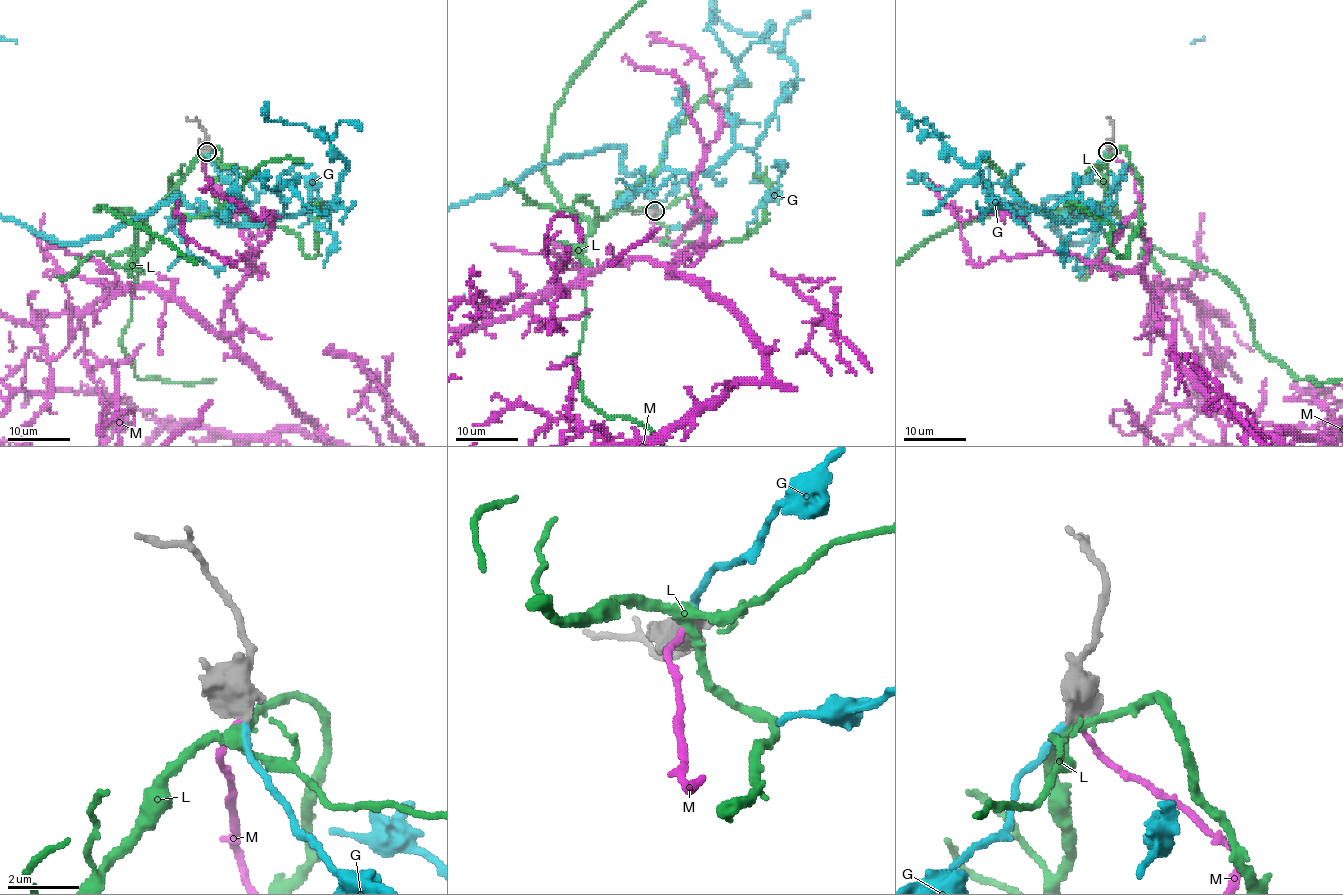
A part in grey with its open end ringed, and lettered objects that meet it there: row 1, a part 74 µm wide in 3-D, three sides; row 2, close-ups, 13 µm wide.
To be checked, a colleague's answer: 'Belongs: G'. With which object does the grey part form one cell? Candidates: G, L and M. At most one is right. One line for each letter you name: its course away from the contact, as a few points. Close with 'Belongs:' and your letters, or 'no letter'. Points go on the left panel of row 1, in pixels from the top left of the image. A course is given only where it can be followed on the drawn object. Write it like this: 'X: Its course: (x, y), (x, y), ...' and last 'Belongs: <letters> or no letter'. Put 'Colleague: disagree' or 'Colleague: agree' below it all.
Belongs: G
Colleague: agree

